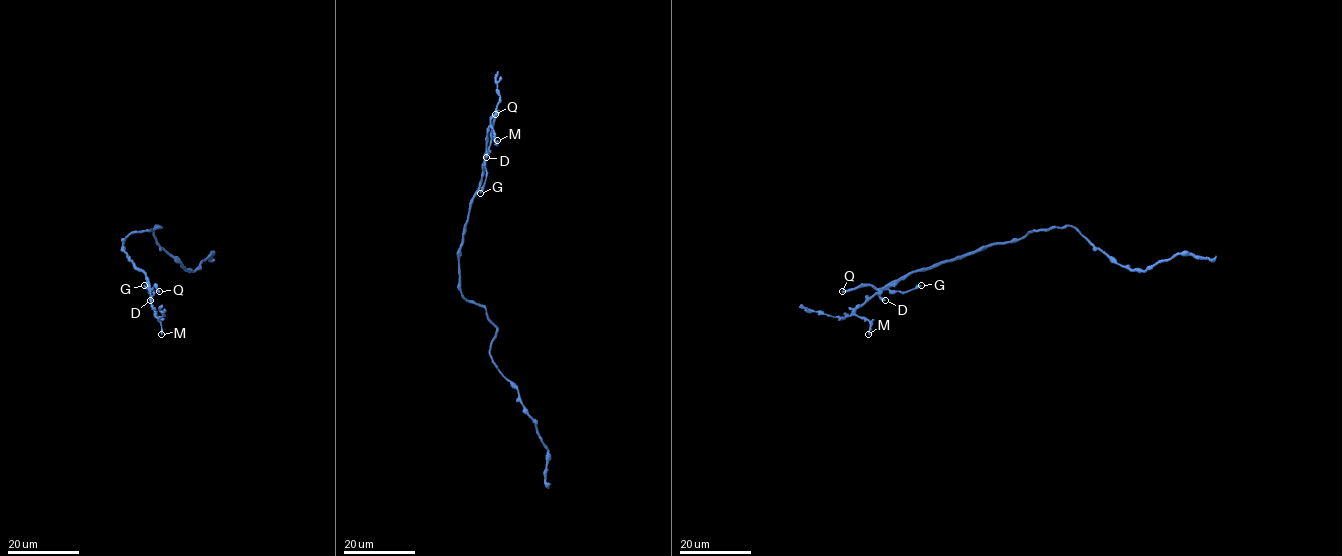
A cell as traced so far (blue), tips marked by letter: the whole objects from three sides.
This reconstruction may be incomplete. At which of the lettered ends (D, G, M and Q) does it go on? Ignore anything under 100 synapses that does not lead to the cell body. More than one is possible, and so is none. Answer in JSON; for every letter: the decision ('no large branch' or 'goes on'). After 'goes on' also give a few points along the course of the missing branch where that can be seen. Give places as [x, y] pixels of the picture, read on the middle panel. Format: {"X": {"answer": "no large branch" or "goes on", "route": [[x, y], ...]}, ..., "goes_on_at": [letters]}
{"D": {"answer": "no large branch"}, "G": {"answer": "no large branch"}, "M": {"answer": "no large branch"}, "Q": {"answer": "goes on", "route": [[495, 114], [491, 82], [494, 76], [487, 54]]}, "goes_on_at": ["Q"]}

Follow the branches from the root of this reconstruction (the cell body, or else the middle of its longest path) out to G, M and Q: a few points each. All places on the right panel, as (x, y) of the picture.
G: (1019, 239), (993, 242), (918, 269), (888, 288), (908, 291), (921, 285)
M: (1019, 239), (981, 246), (911, 272), (882, 287), (855, 311), (869, 322), (868, 334)
Q: (1019, 239), (981, 246), (911, 272), (881, 288), (859, 285), (842, 291)

